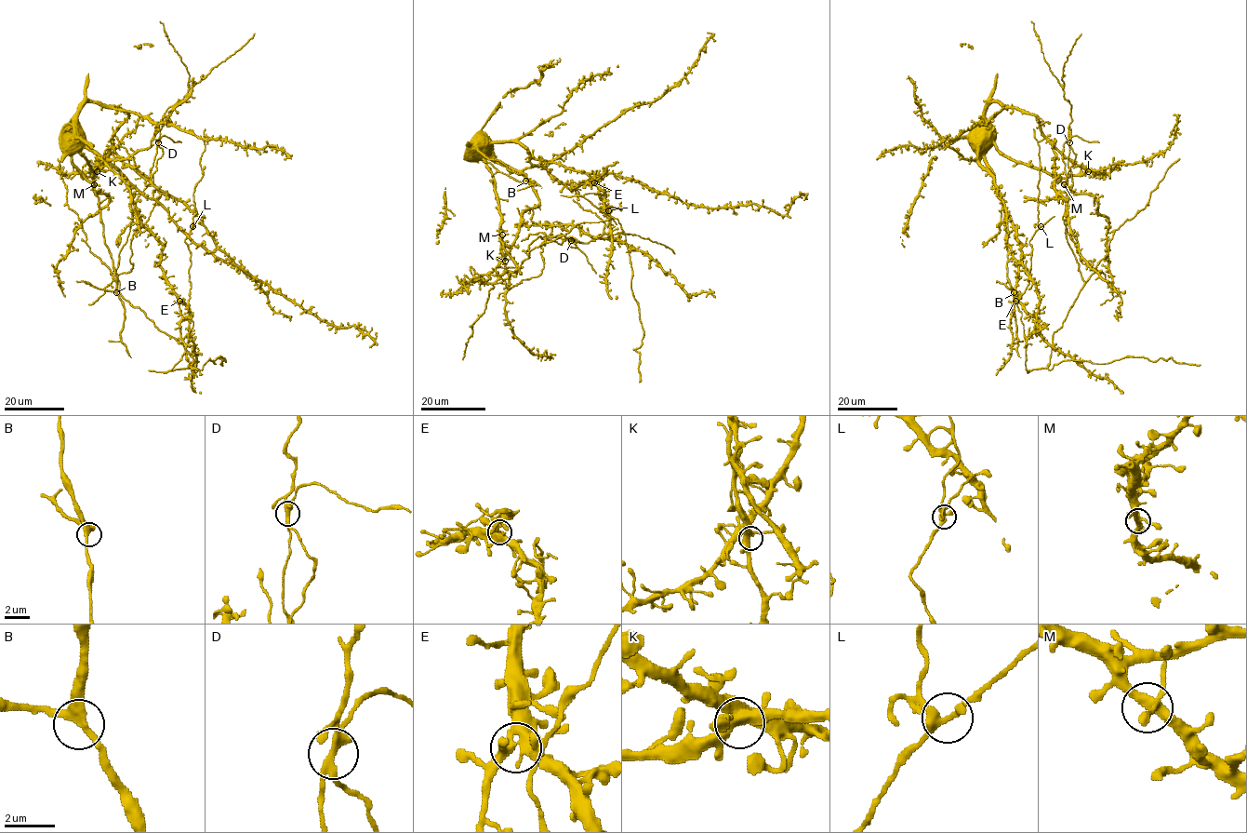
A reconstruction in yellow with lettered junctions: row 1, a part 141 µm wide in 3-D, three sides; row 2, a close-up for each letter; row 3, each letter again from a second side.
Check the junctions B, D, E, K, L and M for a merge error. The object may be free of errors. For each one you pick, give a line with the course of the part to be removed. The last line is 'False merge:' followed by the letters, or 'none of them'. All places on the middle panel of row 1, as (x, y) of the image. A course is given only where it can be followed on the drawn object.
D: foreign part runs (571, 240), (575, 248), (561, 234), (543, 241), (537, 275), (508, 288), (496, 275)
False merge: D

